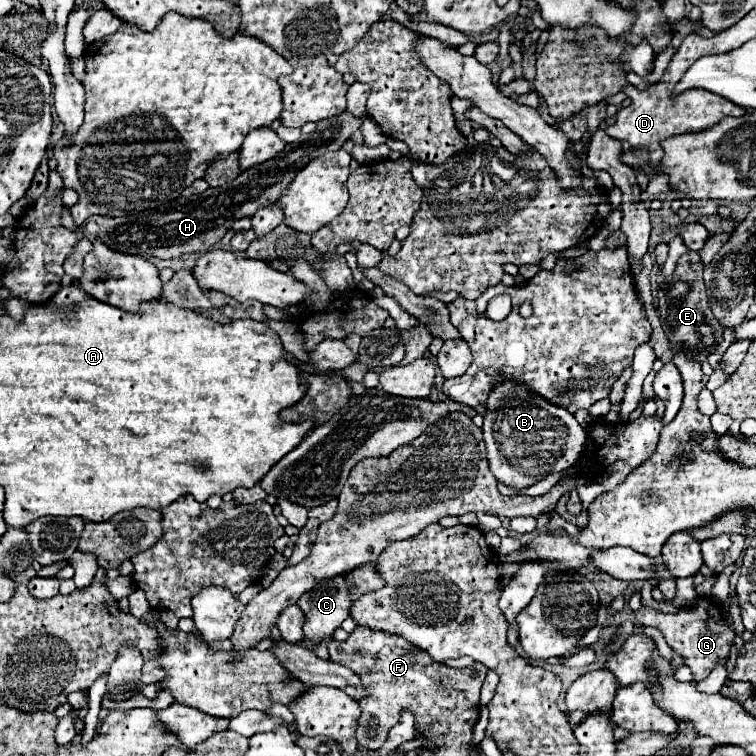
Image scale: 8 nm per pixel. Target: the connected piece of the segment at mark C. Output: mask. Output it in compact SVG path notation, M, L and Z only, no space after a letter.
M341 575L317 583L299 601L299 609L305 613L303 641L317 645L333 635L333 631L349 617L351 599L347 595L347 583Z

